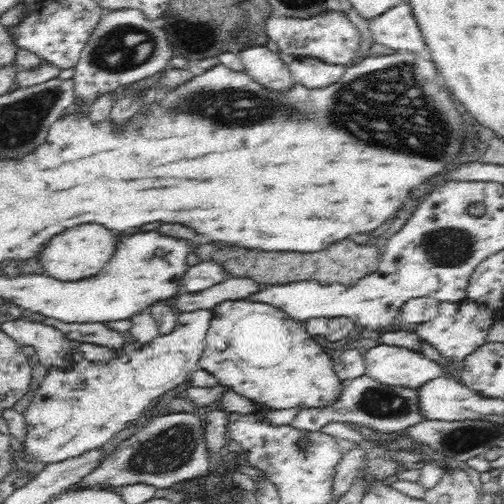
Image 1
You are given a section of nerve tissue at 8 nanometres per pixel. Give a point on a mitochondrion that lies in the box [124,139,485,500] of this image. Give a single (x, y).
(447, 247)

